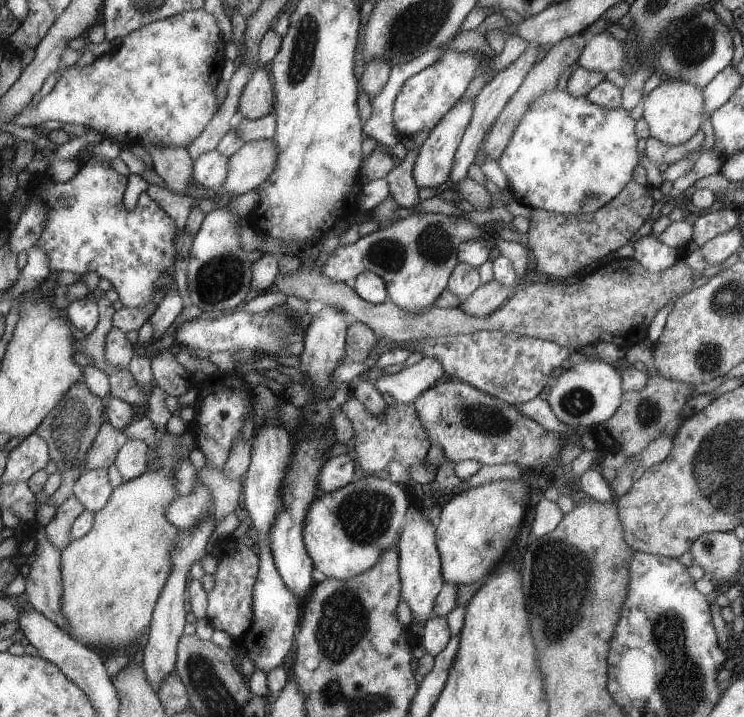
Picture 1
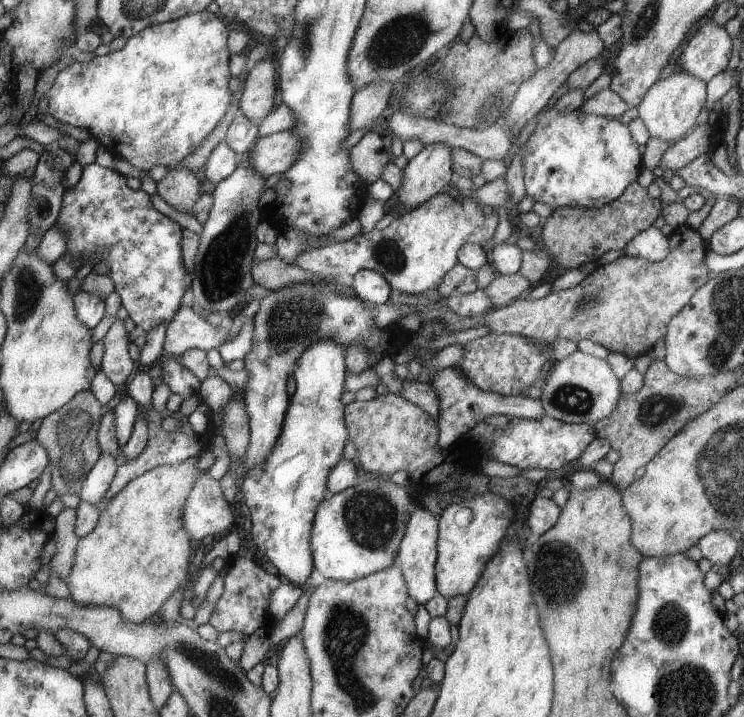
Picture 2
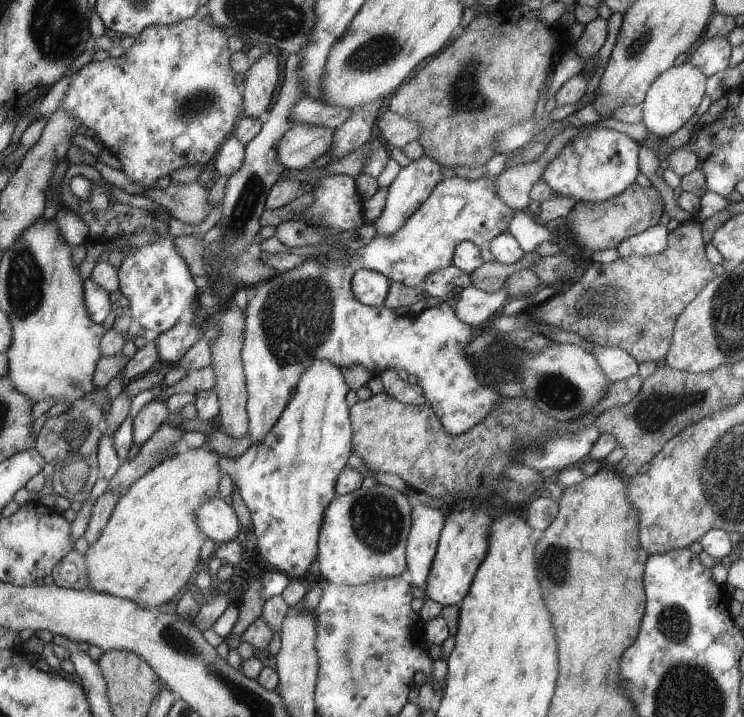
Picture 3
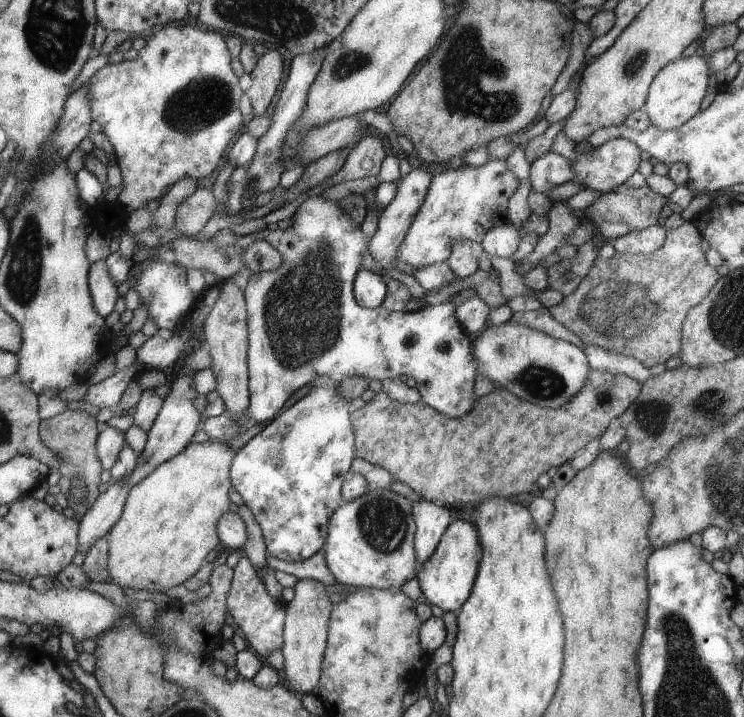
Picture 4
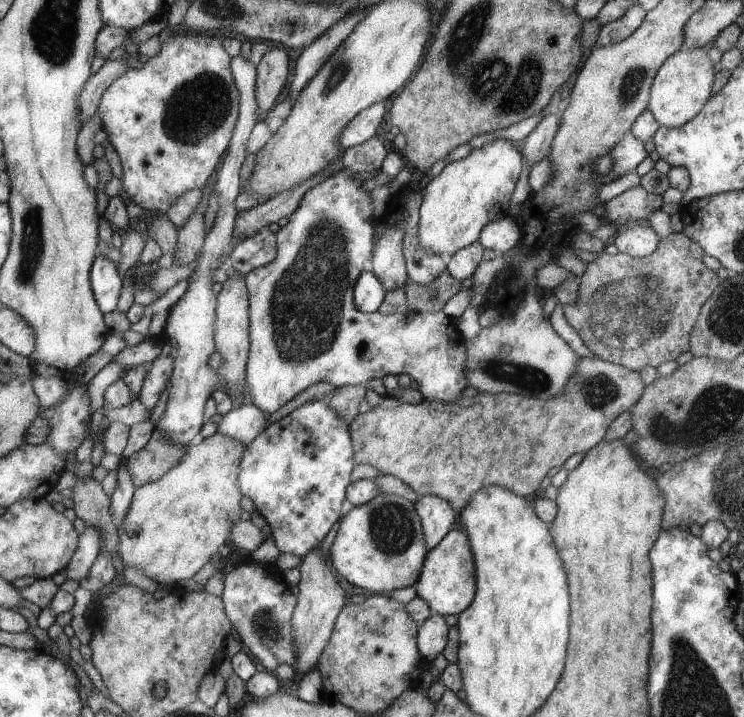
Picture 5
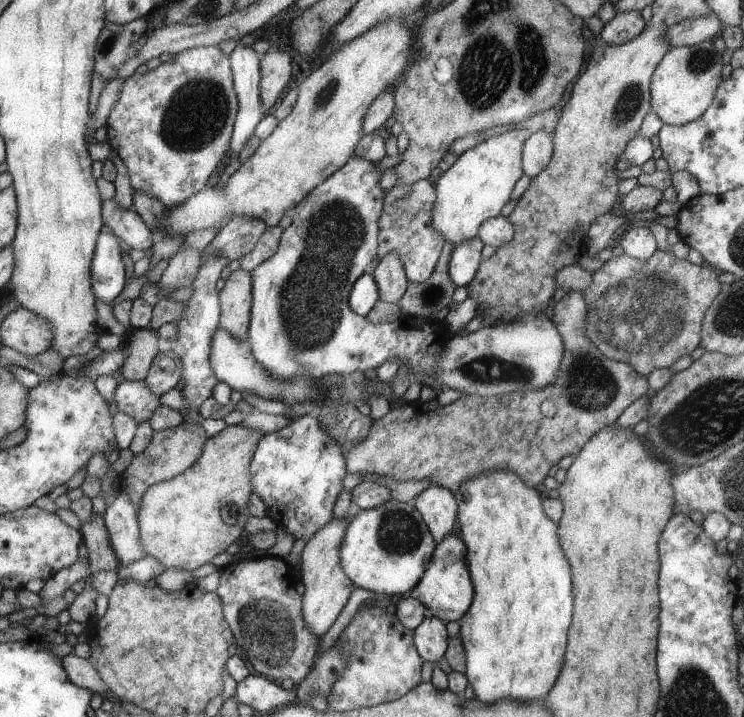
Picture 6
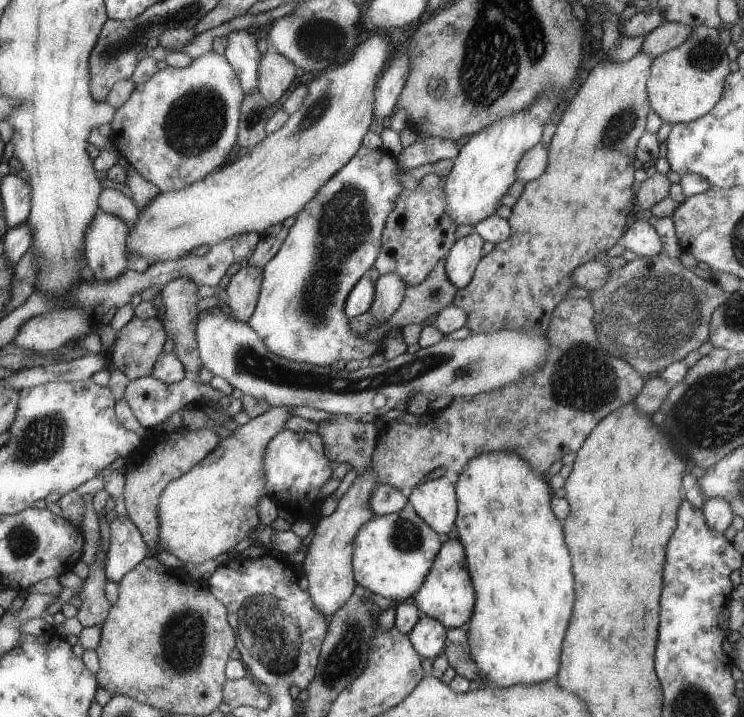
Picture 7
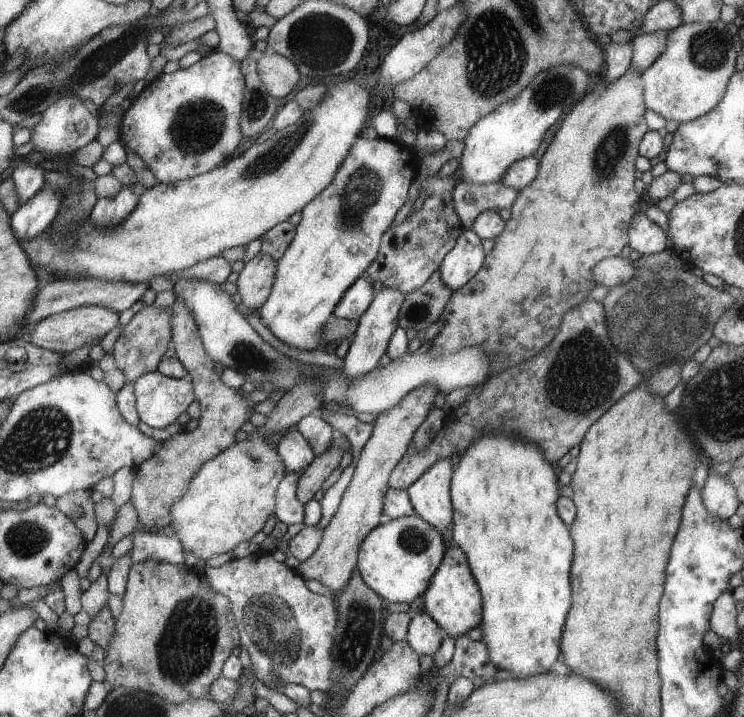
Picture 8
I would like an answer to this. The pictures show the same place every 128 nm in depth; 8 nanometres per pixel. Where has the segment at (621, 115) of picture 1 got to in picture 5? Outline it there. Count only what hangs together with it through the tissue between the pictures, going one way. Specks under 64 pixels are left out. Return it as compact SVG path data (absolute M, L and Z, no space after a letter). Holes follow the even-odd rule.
M630 134L630 138L617 143L613 146L613 150L609 153L614 160L614 167L609 173L611 176L622 176L630 173L646 156L646 148L642 144L642 140L637 136Z

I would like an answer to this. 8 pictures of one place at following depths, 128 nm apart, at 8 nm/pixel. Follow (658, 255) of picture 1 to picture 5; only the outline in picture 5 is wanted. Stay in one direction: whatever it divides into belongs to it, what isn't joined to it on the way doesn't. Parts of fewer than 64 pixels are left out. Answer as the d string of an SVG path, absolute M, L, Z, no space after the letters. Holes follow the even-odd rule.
M630 223L614 238L614 244L620 253L631 257L649 257L660 244L661 240L652 227L644 227Z

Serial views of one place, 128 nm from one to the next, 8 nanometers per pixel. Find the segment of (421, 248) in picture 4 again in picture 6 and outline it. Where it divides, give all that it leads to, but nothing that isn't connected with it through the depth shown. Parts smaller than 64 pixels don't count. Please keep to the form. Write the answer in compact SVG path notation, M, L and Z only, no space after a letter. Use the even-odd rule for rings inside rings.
M518 128L510 129L508 132L491 136L481 143L474 145L471 149L463 152L450 169L443 172L438 179L434 180L437 190L437 200L435 201L433 226L438 229L446 241L450 241L453 246L459 245L473 236L477 236L478 229L489 218L500 215L502 206L511 200L512 188L522 176L522 161L524 160L524 148L526 142L526 132Z

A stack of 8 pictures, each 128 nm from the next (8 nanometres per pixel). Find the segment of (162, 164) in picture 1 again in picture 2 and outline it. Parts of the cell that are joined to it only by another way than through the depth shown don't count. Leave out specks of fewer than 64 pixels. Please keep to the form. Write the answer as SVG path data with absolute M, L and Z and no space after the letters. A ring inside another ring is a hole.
M180 165L168 168L167 174L157 182L156 193L172 208L188 213L200 197L200 182L195 172Z

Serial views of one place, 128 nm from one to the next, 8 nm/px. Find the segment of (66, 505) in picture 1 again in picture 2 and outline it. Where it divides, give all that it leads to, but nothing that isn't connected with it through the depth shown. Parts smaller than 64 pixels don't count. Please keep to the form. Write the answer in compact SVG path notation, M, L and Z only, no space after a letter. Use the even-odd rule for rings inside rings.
M63 507L57 516L57 532L55 533L56 552L48 567L50 574L62 579L65 583L74 566L79 536L75 533L77 523L76 509Z

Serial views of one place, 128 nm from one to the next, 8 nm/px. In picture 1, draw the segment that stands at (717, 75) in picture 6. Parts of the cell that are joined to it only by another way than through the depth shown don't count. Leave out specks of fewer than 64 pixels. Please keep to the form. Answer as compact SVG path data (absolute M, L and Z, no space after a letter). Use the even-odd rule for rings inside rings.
M664 80L653 89L643 102L643 119L647 122L649 136L663 143L678 146L688 141L698 132L704 118L704 99L702 88L683 80Z

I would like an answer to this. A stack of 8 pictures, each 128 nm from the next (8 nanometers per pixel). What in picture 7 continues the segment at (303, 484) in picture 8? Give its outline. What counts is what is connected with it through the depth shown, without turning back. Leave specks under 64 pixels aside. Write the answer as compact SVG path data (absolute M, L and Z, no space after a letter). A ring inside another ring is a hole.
M334 414L330 416L330 420L318 423L317 434L324 440L324 452L330 462L338 462L338 465L350 464L357 471L357 476L368 472L377 438L380 436L374 421L364 424L350 416Z

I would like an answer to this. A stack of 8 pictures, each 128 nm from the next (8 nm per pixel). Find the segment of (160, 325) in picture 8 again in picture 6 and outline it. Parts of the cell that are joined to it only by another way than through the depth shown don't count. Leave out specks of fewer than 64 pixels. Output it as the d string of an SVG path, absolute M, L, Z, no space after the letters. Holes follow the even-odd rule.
M152 327L130 331L125 340L127 355L121 364L126 381L145 380L158 350L158 334Z

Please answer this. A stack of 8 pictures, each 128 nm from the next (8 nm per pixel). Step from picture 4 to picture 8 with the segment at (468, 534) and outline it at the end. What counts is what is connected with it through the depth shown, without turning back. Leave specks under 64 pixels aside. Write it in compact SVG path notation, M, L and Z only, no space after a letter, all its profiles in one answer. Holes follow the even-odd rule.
M448 548L439 570L431 579L429 590L425 594L426 613L441 627L447 637L460 637L479 628L483 622L484 604L474 580L472 568L466 562L464 552L457 548Z

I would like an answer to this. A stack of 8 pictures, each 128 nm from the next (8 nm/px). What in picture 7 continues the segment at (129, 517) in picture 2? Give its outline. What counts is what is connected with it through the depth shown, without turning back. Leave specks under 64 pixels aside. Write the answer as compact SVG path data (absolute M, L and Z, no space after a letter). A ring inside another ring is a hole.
M271 407L261 416L252 418L248 424L233 430L226 439L221 439L201 462L186 472L181 478L166 484L158 496L158 541L157 546L166 548L181 562L203 564L206 560L216 559L248 536L260 524L258 520L258 500L266 494L266 473L264 470L266 446L276 434L282 433L286 420L293 416L292 407Z

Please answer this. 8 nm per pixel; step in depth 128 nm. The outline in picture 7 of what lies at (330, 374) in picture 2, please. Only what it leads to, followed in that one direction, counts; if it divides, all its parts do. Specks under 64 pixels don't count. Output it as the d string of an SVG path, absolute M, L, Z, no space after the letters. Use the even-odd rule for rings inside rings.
M283 429L282 433L276 434L270 440L269 446L266 446L264 470L266 473L266 496L269 496L275 503L277 508L282 508L284 512L288 512L295 522L306 521L311 522L314 514L321 514L320 507L325 501L321 497L320 488L333 478L334 468L338 462L330 462L326 458L324 452L324 440L314 432L293 432Z

